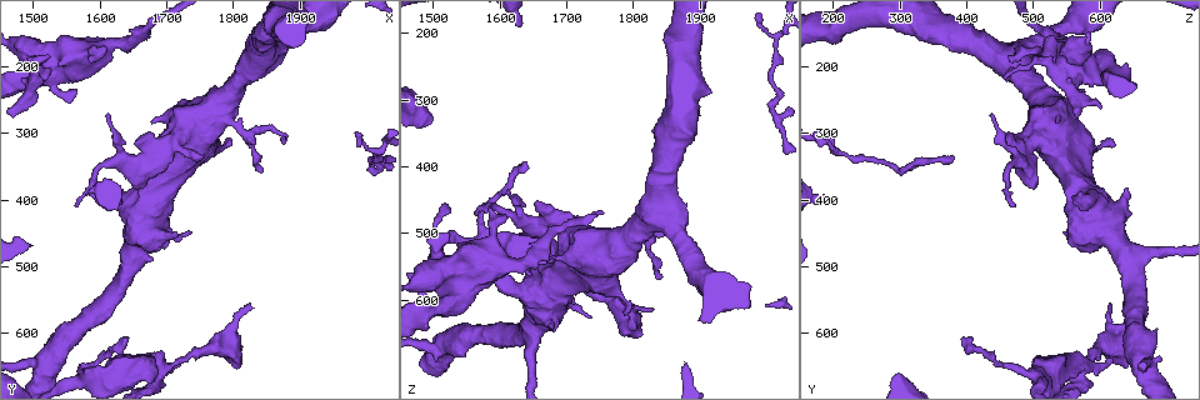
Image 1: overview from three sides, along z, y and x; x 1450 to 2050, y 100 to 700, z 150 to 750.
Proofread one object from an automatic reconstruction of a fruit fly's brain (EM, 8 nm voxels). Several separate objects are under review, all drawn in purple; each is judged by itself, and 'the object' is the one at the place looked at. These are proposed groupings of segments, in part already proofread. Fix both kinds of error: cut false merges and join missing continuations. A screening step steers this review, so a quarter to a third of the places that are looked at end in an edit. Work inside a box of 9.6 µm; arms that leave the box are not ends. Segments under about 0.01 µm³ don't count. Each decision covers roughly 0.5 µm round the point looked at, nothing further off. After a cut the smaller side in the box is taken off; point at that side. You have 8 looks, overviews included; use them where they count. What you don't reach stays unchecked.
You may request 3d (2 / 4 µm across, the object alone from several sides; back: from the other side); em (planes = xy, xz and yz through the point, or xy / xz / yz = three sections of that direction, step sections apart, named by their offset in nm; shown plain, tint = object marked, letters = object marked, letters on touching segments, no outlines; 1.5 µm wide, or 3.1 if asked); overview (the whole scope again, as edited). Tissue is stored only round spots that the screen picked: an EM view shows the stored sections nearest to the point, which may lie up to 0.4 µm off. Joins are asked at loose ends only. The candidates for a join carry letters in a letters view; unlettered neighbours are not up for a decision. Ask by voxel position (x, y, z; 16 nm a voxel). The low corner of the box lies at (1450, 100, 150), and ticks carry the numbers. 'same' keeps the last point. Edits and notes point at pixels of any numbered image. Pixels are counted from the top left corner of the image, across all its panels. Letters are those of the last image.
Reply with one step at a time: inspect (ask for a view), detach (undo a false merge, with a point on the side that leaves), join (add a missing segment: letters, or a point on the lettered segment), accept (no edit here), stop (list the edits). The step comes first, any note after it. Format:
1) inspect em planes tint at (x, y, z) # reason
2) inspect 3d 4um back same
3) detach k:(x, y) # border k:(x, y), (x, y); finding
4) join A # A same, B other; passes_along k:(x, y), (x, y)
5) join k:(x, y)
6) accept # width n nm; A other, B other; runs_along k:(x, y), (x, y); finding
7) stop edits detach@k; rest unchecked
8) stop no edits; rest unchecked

inspect em xz step 4 letters at (1505, 645, 670)

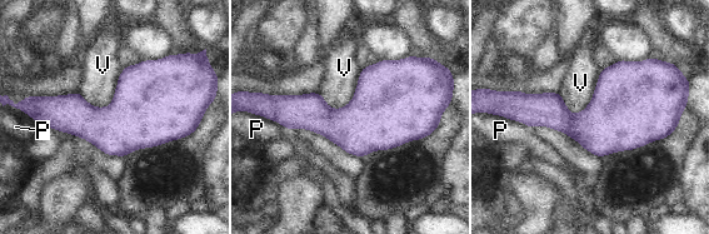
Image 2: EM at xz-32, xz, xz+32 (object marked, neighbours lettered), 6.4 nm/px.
accept # P other, V other; all the same cell

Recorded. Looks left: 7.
inspect em xz step 8 tint at (1830, 565, 615) # long arm stops here

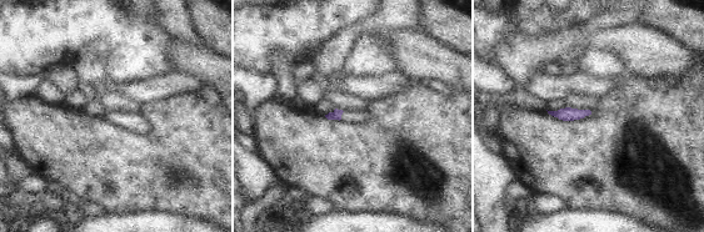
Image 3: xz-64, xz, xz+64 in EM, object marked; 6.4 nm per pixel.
inspect em planes letters same

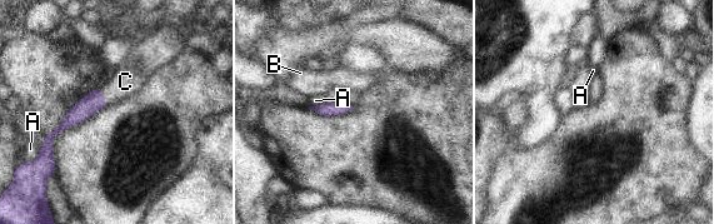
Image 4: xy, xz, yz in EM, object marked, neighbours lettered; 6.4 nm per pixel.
join 4:(125, 81) # A other, B other, C same; passes_along 4:(94, 100), (103, 95), (125, 81); it goes on there

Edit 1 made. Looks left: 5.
inspect em xy step 8 letters at (1640, 610, 400) # free end

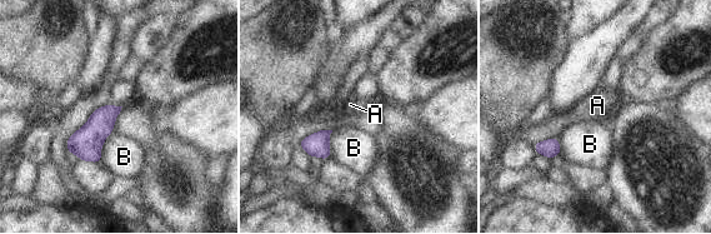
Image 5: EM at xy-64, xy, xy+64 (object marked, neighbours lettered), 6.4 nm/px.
accept # A other, B other; border 5:(114, 132), (103, 144), (100, 163); none of them fits

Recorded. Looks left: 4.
stop edits join@4; rest unchecked

